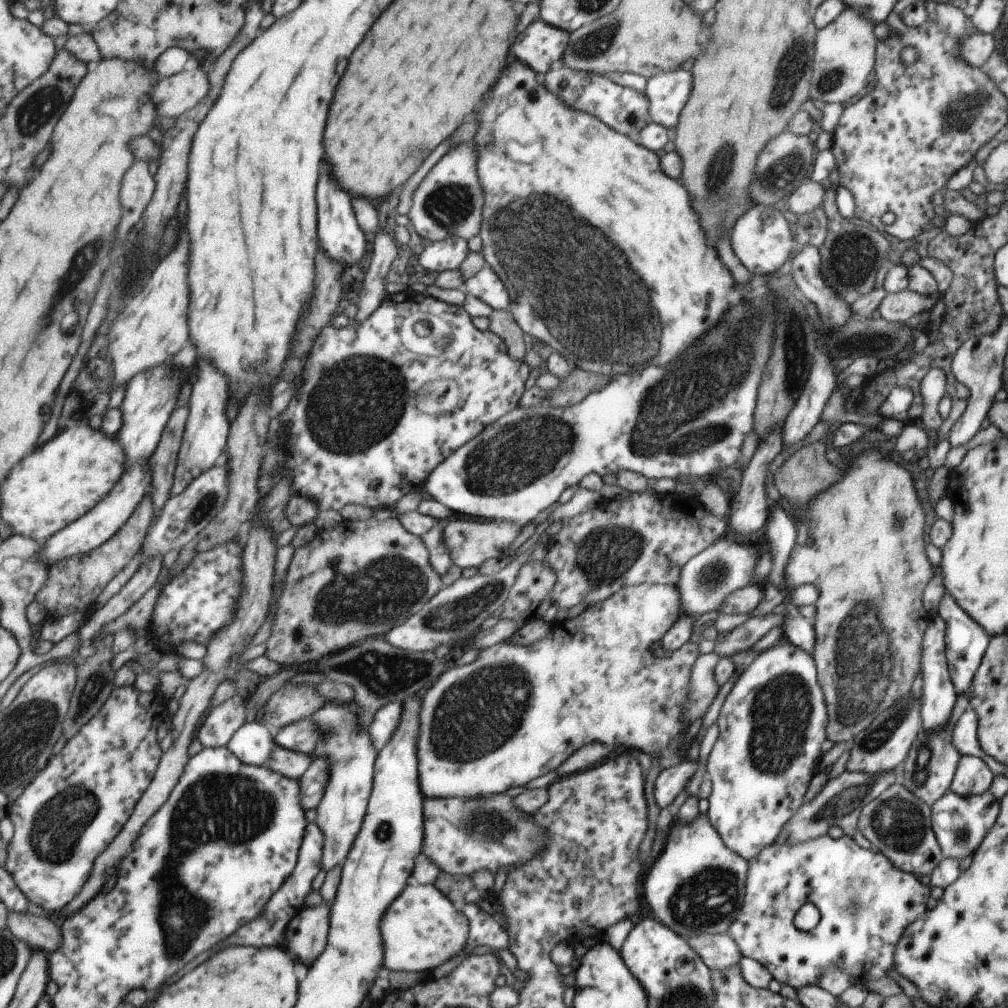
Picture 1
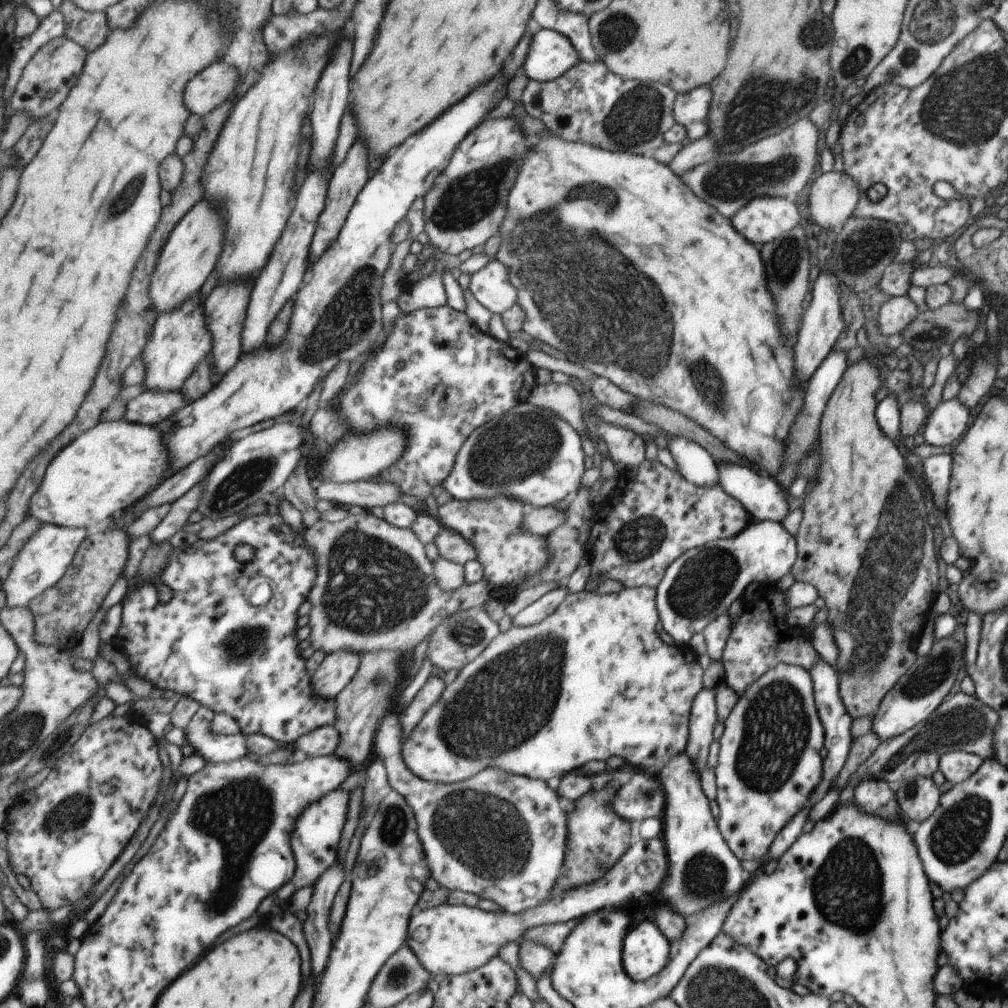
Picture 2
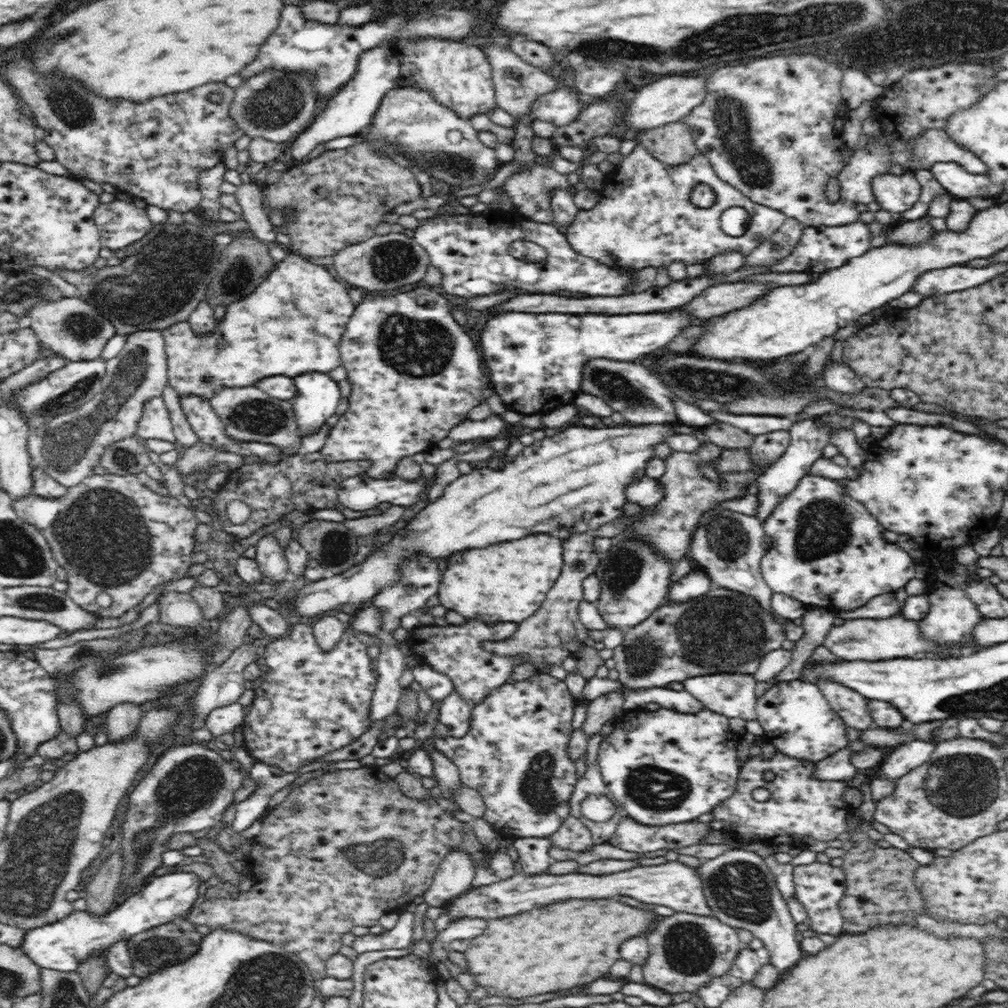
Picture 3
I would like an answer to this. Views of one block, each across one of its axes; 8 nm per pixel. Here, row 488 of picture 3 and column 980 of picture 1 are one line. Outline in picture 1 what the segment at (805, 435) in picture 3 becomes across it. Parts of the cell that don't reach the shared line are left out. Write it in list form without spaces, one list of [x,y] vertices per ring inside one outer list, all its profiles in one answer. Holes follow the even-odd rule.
[[[963,755],[951,784],[951,791],[962,796],[982,794],[991,787],[993,776],[982,759],[974,755]]]

